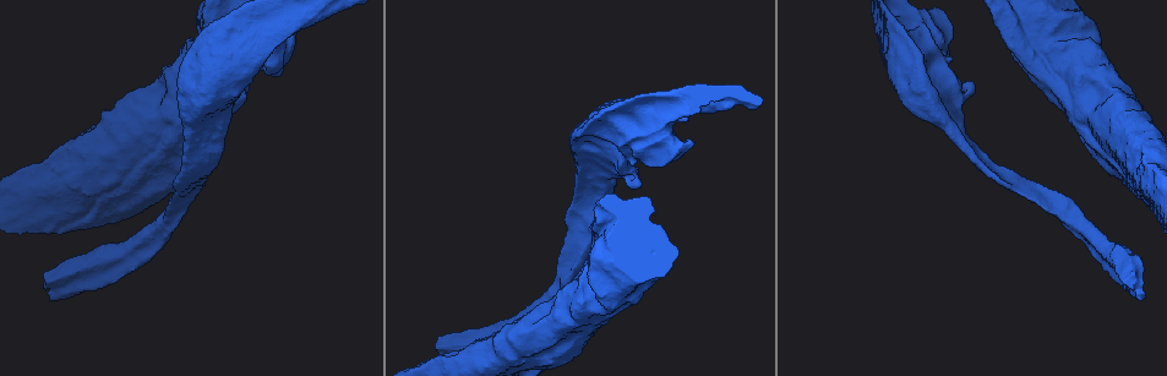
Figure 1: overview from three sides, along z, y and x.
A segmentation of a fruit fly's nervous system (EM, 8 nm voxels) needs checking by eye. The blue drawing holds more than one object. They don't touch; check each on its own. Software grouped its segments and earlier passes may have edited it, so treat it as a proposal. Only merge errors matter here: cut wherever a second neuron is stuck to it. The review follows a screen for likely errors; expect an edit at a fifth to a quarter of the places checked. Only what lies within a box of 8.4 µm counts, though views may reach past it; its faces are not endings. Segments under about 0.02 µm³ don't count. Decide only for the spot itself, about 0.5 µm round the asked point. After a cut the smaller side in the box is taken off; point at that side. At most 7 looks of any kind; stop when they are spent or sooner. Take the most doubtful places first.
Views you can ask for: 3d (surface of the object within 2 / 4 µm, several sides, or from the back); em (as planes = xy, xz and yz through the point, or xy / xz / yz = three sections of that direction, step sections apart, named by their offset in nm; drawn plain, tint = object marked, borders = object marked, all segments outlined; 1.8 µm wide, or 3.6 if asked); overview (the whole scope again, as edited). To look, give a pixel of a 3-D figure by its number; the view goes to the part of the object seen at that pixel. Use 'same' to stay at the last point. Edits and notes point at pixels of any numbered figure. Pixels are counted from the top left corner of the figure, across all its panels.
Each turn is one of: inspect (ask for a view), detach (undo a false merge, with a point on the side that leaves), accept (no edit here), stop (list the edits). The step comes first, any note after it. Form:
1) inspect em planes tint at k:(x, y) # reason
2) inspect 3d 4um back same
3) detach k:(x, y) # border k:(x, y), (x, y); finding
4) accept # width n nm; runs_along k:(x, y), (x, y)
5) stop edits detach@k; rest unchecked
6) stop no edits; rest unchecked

inspect 3d 4um at 1:(603, 157)

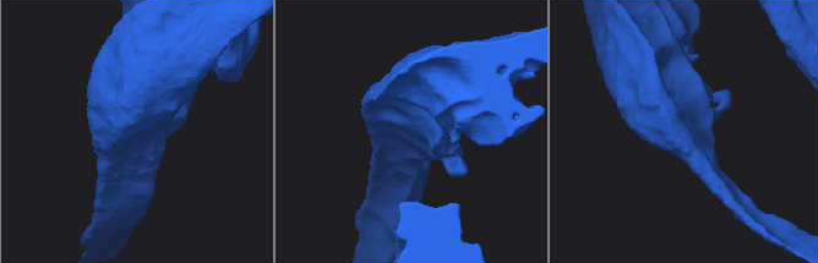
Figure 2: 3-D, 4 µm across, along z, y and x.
inspect em planes tint at 2:(139, 134) # shape alone is not enough

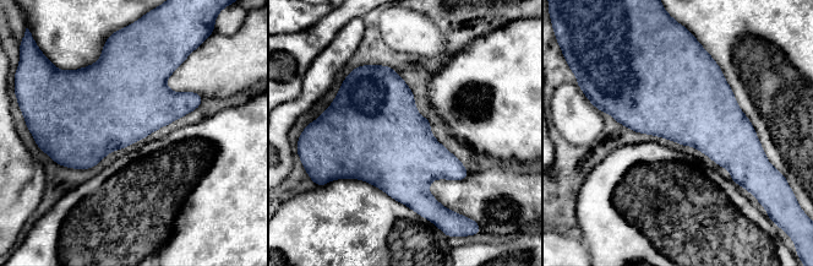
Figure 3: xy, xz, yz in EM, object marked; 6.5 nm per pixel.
accept # one neuron here

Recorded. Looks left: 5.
inspect em 3.6um xz step 8 tint at 1:(174, 148) # calibre changes

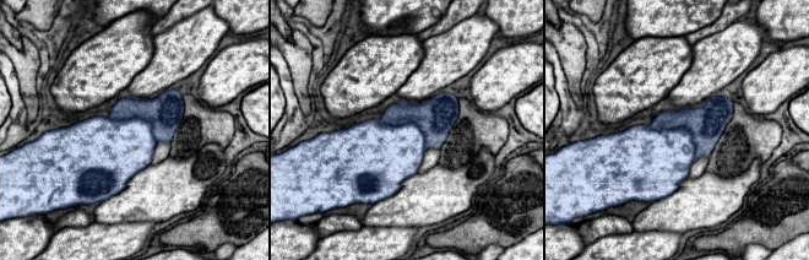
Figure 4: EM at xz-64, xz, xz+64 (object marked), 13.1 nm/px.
detach 4:(700, 122) # width 750 nm; part_leaving 4:(115, 109), (145, 109), (166, 139); two neurons meet here

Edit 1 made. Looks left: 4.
inspect overview

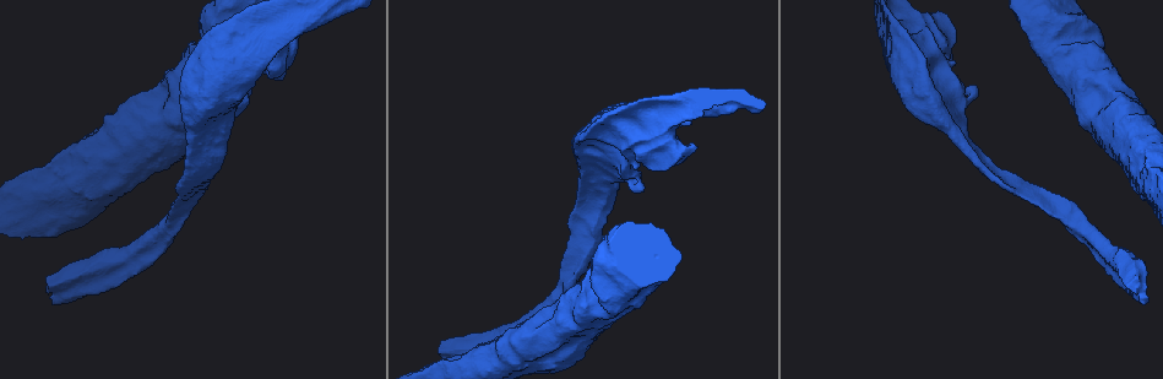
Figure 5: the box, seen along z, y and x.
inspect 3d 4um at 5:(281, 32) # closes a loop

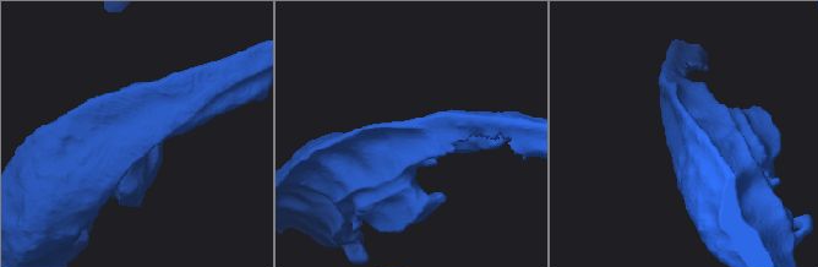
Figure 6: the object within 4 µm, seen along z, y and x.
inspect em 3.6um planes tint at 6:(406, 140) # now the EM

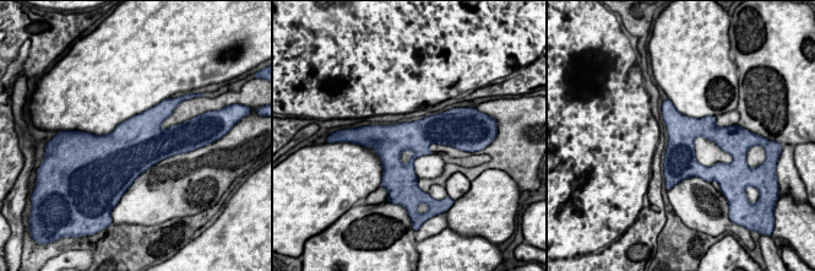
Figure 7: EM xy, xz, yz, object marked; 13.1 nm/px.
accept # all the same neuron

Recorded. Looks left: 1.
stop edits detach@4; rest unchecked

